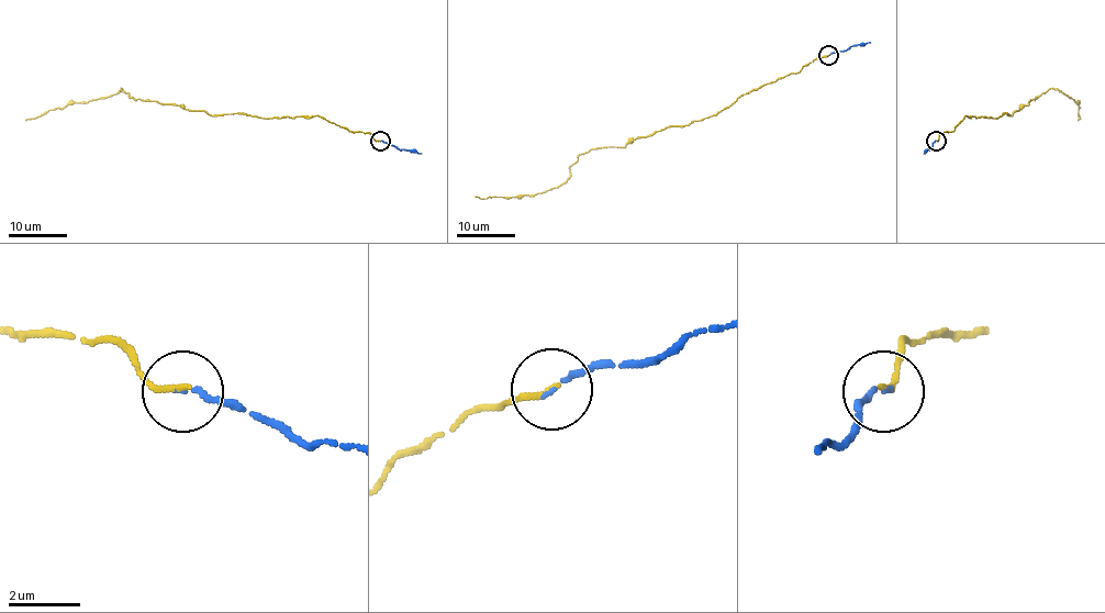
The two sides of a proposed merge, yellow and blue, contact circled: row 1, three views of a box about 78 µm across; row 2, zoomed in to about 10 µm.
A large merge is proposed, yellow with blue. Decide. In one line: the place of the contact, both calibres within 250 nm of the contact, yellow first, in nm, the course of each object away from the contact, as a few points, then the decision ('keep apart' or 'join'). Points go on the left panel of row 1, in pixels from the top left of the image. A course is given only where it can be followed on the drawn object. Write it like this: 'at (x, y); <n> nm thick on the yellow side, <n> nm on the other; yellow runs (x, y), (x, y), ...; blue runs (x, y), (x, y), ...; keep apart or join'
at (380, 141); 170 nm thick on the yellow side, 120 nm on the other; yellow runs (380, 141), (319, 115), (211, 115), (175, 103), (133, 99), (122, 89), (26, 120); blue runs (380, 141), (421, 154); join

